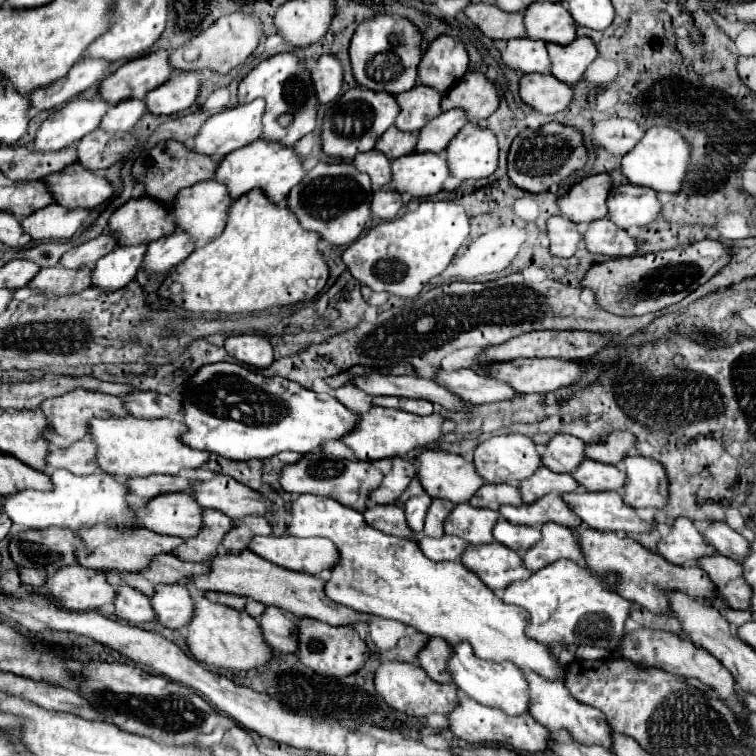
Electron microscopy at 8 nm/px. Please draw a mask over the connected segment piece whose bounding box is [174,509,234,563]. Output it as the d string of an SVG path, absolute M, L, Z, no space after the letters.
M206 509L202 531L196 537L186 539L186 543L182 543L174 551L174 555L180 557L182 561L196 561L196 563L210 561L218 553L222 535L226 535L230 527L234 527L234 521L230 517L226 517L216 509Z

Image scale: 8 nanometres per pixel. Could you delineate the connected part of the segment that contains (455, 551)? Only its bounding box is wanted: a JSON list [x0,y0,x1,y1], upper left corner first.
[418,535,466,561]

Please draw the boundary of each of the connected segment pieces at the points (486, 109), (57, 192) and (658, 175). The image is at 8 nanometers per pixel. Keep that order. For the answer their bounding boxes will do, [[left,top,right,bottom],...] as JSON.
[[442,71,500,123],[46,163,112,209],[620,127,690,193]]

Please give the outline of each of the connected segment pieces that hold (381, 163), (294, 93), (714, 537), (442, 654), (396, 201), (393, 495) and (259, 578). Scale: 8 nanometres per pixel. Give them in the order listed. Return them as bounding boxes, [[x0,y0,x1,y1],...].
[[352,149,392,185],[238,53,318,147],[704,521,750,561],[418,637,450,683],[370,189,402,221],[370,459,416,505],[190,551,368,625]]

